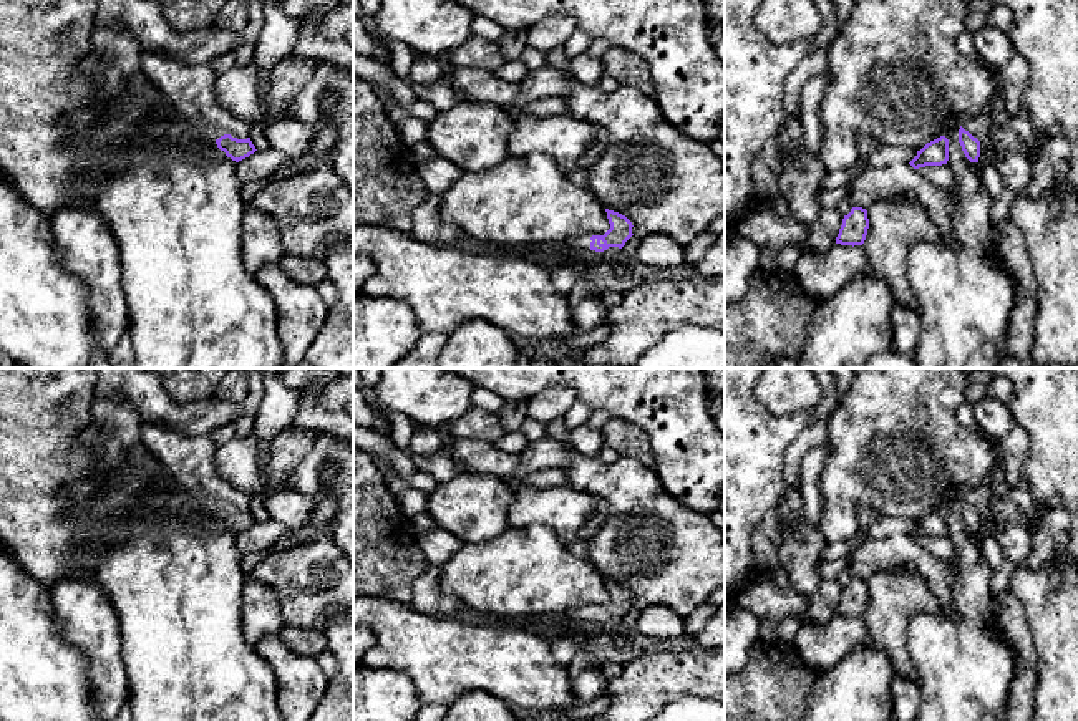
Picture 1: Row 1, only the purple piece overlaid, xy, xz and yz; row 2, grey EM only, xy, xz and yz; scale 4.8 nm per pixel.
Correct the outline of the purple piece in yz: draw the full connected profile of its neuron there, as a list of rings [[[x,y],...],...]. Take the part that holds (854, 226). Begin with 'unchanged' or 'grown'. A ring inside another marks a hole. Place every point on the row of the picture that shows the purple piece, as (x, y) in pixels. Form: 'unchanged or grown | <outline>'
unchanged | [[[852,207],[842,219],[842,225],[836,237],[836,244],[841,245],[862,245],[867,235],[869,219],[867,210],[862,207]]]

